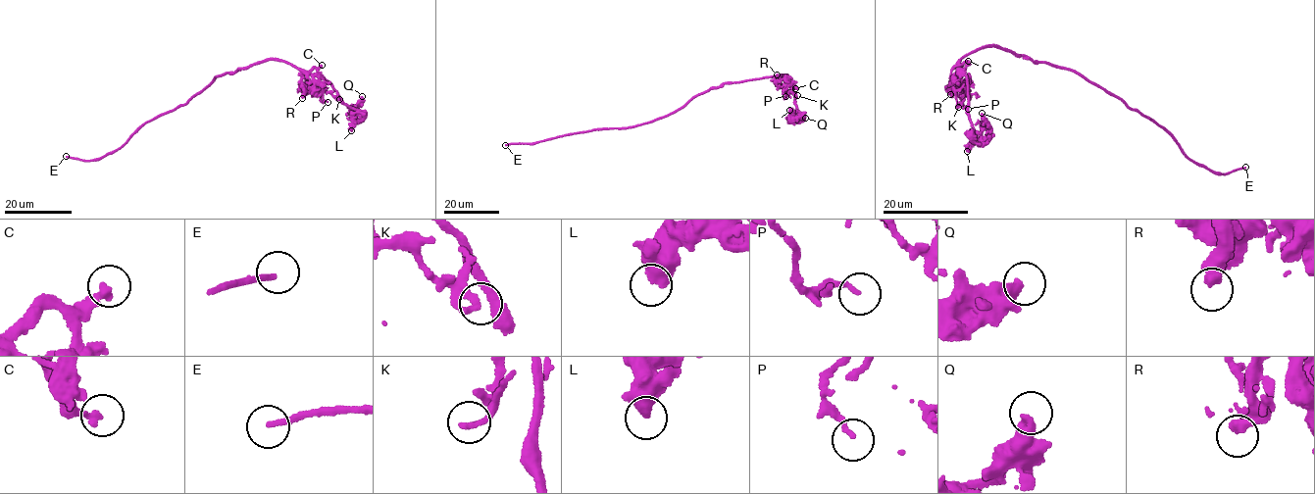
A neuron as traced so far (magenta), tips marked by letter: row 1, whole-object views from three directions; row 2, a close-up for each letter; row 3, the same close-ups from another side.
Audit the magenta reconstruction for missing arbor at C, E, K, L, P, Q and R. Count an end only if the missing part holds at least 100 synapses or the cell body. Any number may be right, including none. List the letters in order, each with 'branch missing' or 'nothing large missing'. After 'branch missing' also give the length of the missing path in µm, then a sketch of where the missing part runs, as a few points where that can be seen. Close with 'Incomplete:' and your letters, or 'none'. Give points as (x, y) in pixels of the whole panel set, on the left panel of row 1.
C: nothing large missing
E: branch missing; missing 25 µm; course (66, 156), (48, 155), (37, 145), (22, 141)
K: nothing large missing
L: nothing large missing
P: nothing large missing
Q: nothing large missing
R: nothing large missing
Incomplete: E

